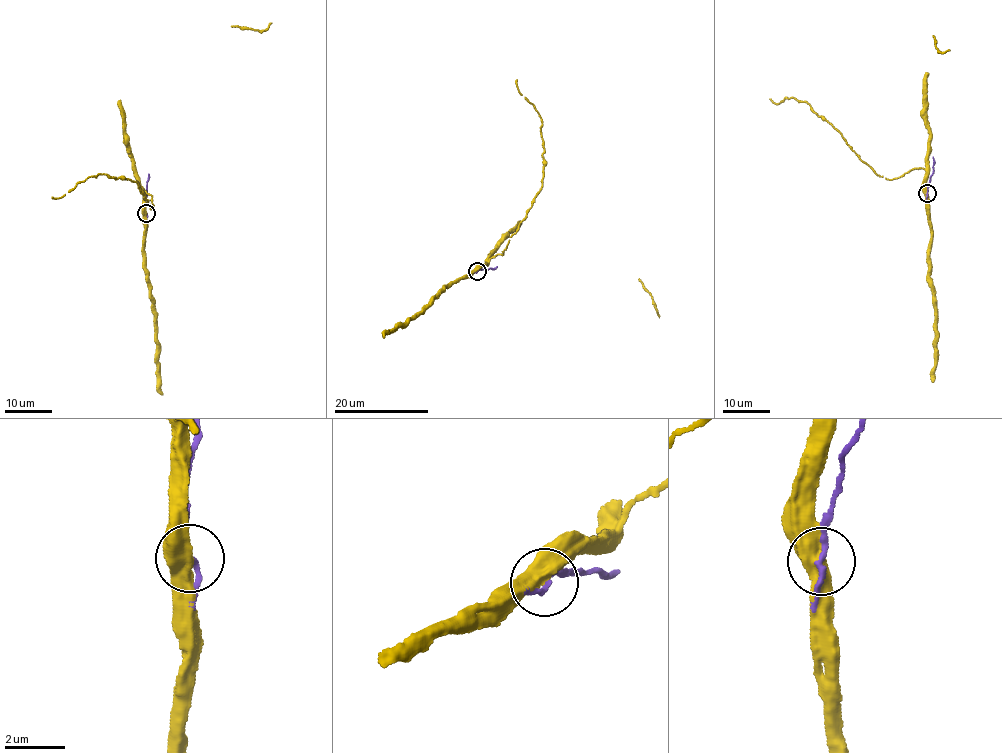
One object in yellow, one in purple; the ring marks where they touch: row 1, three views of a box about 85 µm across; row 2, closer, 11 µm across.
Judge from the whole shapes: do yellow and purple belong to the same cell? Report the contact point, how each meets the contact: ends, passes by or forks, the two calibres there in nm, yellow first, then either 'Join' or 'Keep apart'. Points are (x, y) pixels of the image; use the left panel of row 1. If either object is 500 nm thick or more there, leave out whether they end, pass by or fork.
Place: (146, 213). Thickness 550 nm (yellow) against 160 nm. Keep apart

